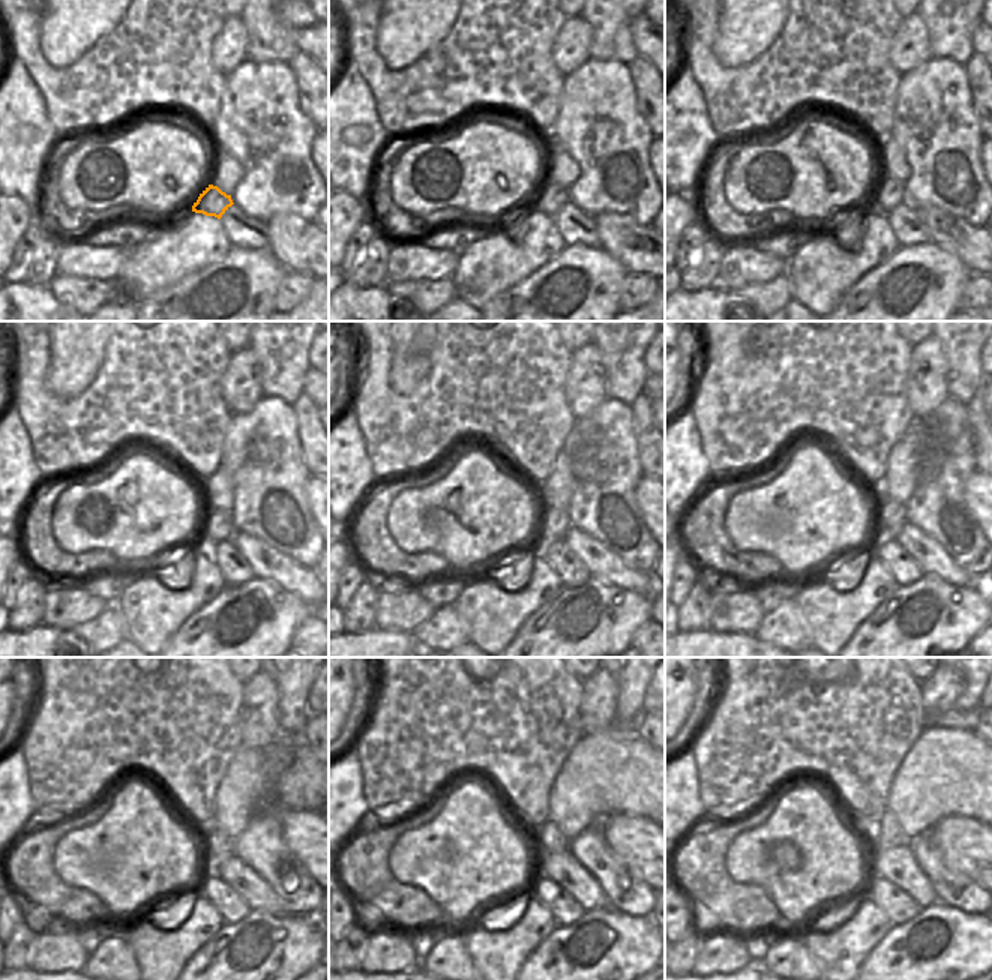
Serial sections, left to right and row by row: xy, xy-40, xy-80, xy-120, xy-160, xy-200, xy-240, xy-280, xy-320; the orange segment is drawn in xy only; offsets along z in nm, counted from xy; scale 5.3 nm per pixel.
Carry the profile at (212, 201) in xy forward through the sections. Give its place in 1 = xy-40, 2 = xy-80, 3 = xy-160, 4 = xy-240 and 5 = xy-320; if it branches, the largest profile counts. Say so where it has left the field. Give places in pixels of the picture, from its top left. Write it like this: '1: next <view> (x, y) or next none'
1: next xy-40 (551, 197)
2: next xy-80 (889, 194)
3: next xy-160 (554, 523)
4: next xy-240 (218, 845)
5: next xy-320 (886, 833)

